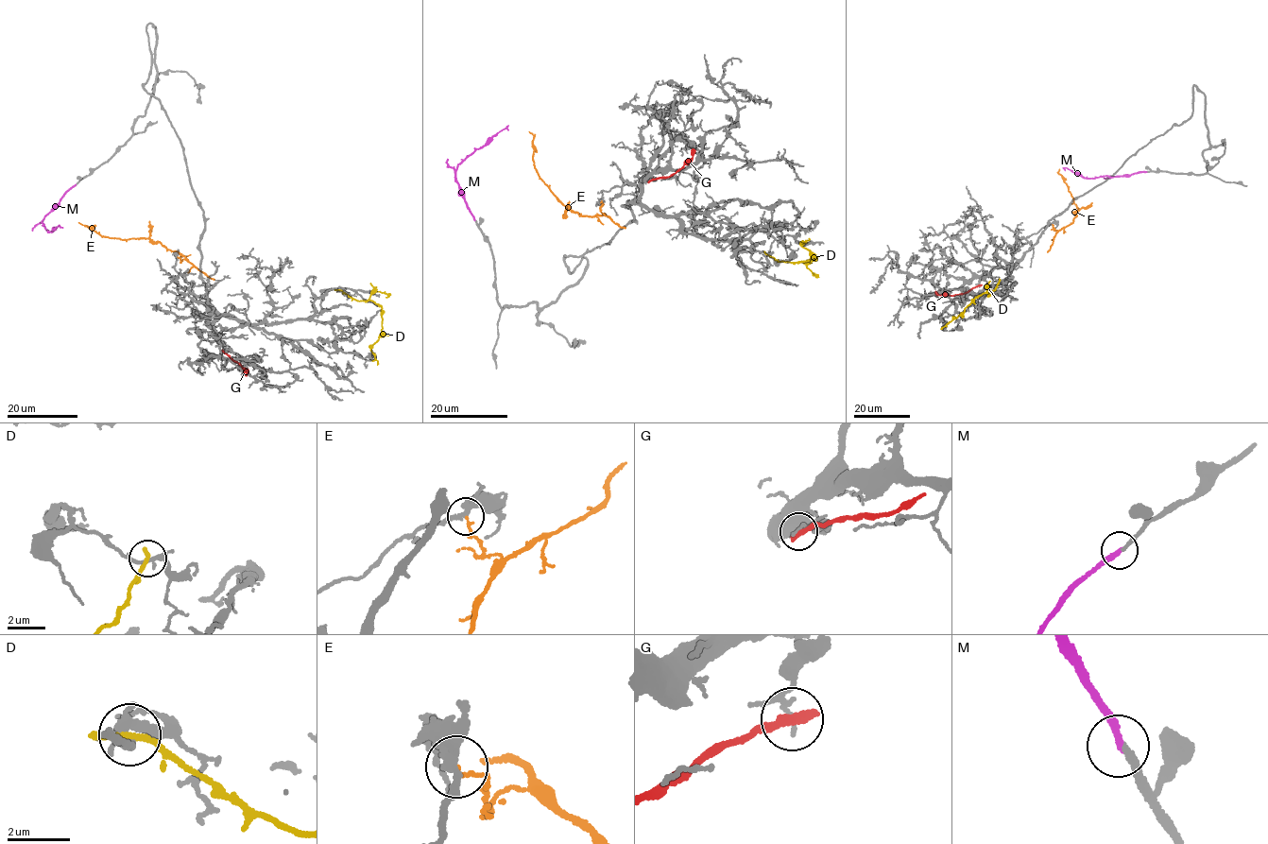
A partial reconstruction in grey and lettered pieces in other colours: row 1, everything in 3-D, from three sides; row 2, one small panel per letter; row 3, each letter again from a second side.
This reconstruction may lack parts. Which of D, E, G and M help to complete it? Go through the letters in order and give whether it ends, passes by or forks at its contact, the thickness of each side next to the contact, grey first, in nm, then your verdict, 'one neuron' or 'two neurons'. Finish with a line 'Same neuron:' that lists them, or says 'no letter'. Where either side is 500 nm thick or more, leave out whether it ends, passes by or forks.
D: it ends; calibres 200 and 240 nm; two neurons
E: it ends; calibres 280 and 130 nm; two neurons
G: it ends; calibres 130 and 380 nm; two neurons
M: it ends; calibres 200 and 240 nm; one neuron
Same neuron: M

